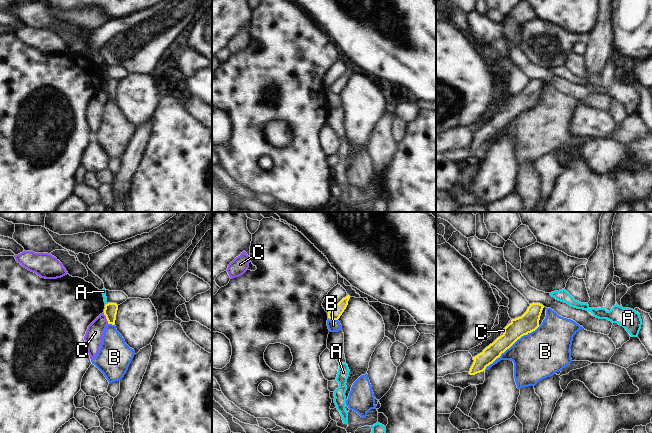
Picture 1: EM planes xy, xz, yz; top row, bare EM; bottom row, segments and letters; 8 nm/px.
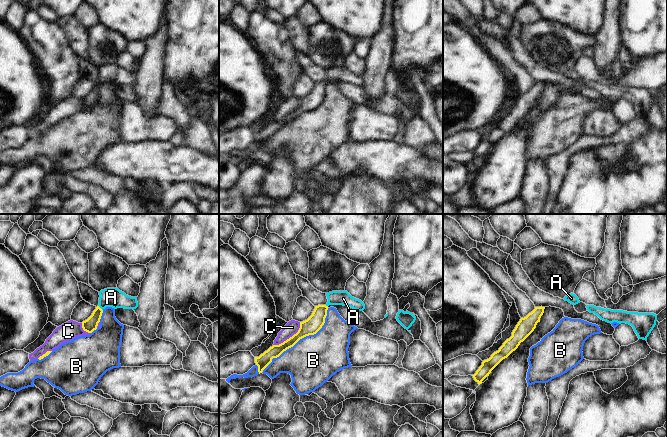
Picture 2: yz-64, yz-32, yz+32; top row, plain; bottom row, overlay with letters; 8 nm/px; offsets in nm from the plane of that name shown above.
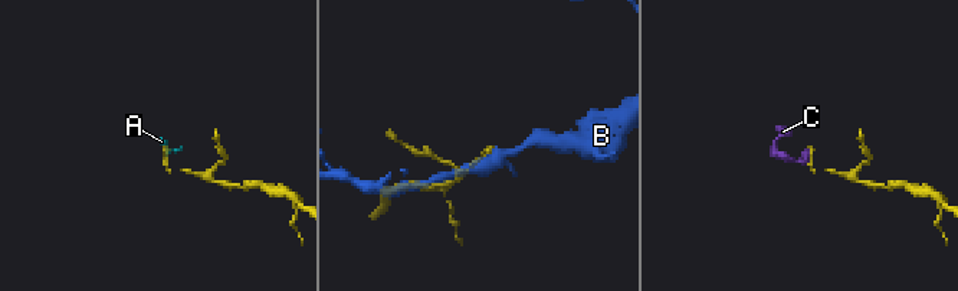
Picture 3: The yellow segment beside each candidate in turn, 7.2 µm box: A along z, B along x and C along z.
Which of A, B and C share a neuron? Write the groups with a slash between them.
A / B / C

